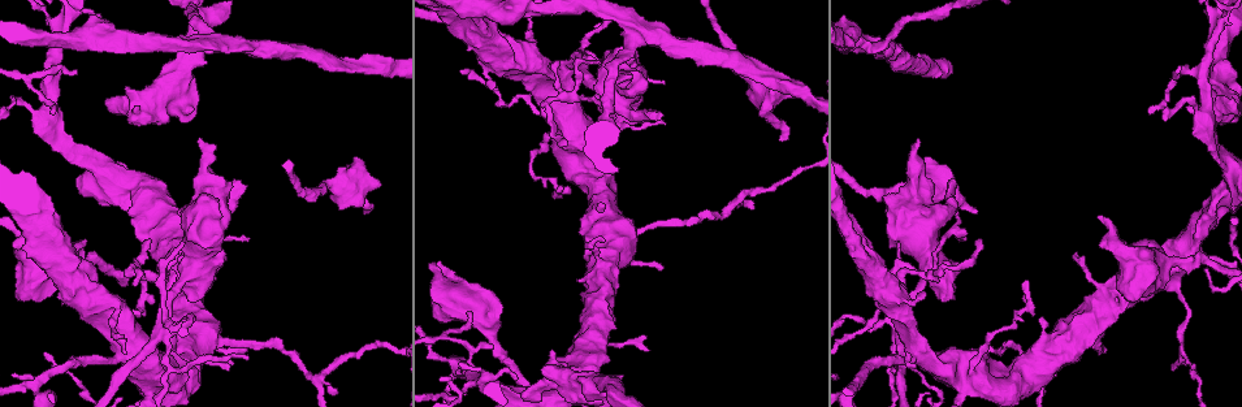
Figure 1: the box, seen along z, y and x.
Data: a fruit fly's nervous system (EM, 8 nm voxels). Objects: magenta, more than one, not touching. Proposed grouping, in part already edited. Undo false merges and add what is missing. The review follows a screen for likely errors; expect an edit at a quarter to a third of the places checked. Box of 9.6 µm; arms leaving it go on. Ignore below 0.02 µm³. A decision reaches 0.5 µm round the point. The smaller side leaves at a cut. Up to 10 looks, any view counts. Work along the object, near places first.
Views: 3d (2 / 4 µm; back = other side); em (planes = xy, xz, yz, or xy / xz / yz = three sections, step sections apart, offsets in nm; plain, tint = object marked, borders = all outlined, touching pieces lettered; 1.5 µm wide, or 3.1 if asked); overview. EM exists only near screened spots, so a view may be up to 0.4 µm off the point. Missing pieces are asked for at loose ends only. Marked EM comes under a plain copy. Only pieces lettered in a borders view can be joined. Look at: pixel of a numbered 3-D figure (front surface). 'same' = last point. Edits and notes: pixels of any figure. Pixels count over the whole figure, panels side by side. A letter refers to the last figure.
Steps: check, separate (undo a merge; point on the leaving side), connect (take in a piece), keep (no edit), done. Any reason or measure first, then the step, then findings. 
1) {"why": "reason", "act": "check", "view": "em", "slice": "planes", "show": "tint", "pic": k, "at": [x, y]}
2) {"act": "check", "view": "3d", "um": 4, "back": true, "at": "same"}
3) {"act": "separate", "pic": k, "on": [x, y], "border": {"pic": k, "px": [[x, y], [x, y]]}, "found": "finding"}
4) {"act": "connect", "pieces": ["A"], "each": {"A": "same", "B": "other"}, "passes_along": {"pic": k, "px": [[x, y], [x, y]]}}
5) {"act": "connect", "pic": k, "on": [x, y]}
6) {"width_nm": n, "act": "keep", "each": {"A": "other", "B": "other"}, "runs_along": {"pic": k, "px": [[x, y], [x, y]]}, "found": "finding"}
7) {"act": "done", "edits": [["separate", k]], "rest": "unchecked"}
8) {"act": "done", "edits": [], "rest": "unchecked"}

{"why": "branch stops here", "act": "check", "view": "3d", "um": 2, "pic": 1, "at": [553, 354]}

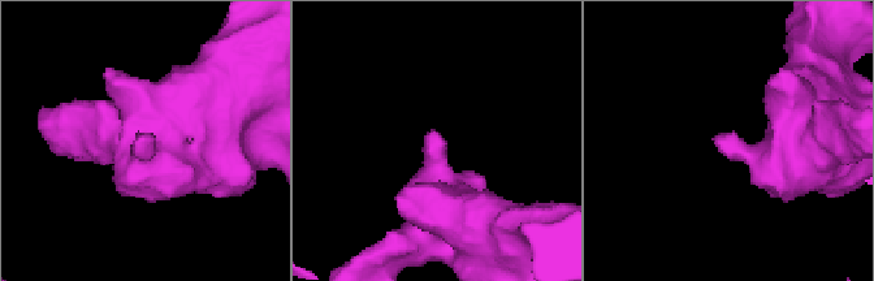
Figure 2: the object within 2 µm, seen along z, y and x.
{"act": "check", "view": "em", "slice": "planes", "show": "borders", "pic": 2, "at": [141, 136]}

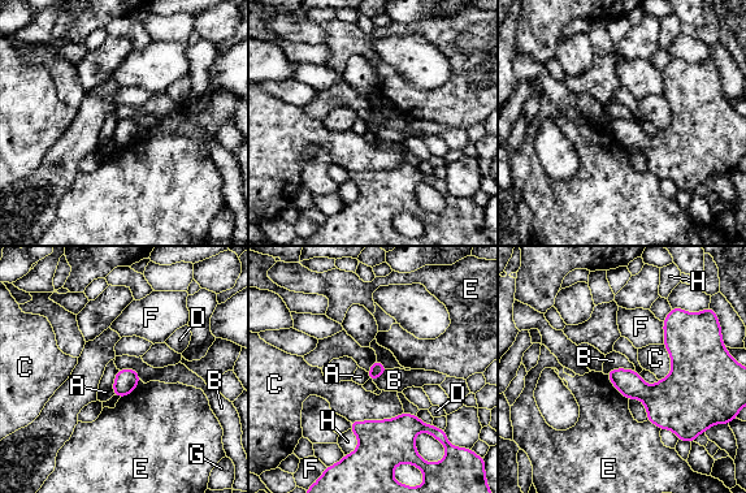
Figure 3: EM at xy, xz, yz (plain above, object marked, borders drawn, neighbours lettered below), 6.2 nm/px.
{"longest_contact_nm": ["C", 340], "act": "keep", "each": {"A": "other", "B": "other", "C": "other", "D": "other", "E": "other", "F": "other", "G": "other", "H": "other"}, "border": {"pic": 3, "px": [[634, 370], [612, 368], [604, 373]]}, "found": "no lettered piece goes on from it"}

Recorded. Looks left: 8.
{"why": "branch stops here", "act": "check", "view": "em", "slice": "planes", "show": "borders", "pic": 1, "at": [1098, 215]}

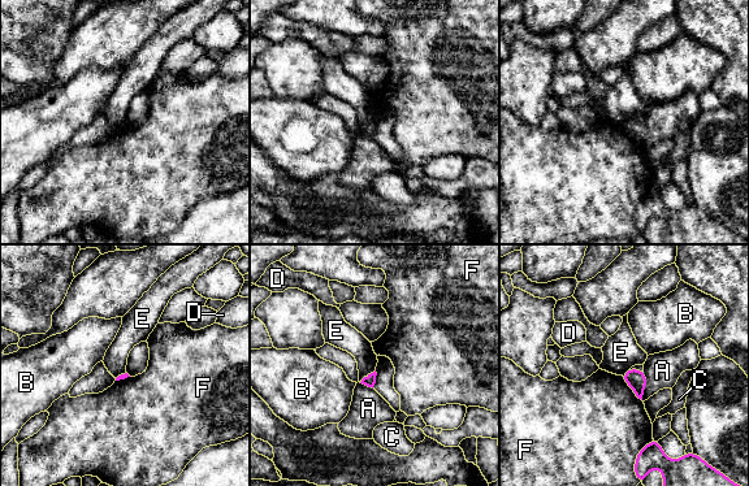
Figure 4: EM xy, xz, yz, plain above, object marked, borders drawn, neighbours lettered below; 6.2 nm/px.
{"act": "keep", "each": {"A": "other", "B": "other", "C": "other", "D": "other", "E": "other", "F": "other"}, "border": {"pic": 4, "px": [[375, 369], [360, 382]]}, "found": "no lettered piece goes on from it"}

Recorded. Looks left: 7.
{"why": "free end", "act": "check", "view": "em", "slice": "yz", "step": 8, "show": "borders", "pic": 1, "at": [926, 293]}

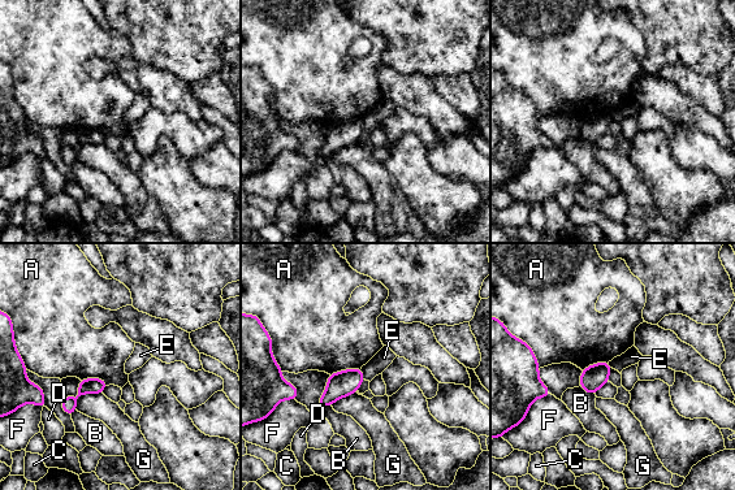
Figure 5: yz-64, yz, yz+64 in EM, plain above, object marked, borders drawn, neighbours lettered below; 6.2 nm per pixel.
{"act": "check", "view": "em", "slice": "planes", "show": "borders", "at": "same"}

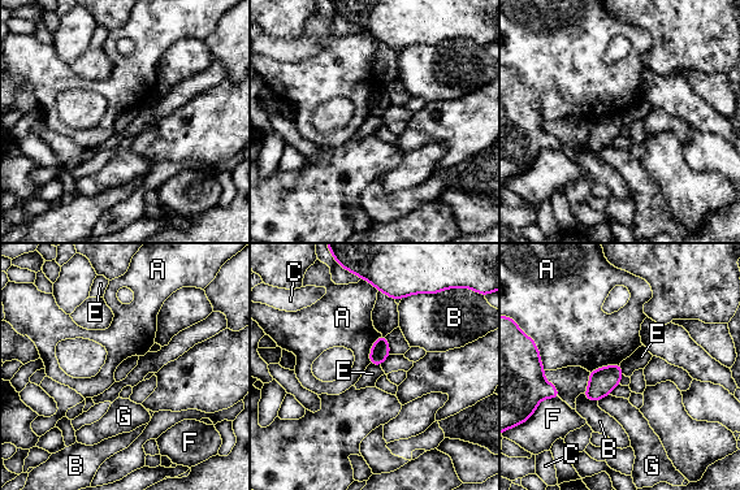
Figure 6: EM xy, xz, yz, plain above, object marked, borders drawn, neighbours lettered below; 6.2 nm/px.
{"act": "keep", "each": {"A": "other", "B": "other", "C": "other", "E": "other", "F": "other", "G": "other"}, "border": {"pic": 6, "px": [[370, 363], [380, 365]]}, "found": "no lettered piece goes on from it"}

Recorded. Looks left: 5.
{"why": "branch stops here", "act": "check", "view": "em", "slice": "xy", "step": 4, "show": "borders", "pic": 1, "at": [974, 210]}

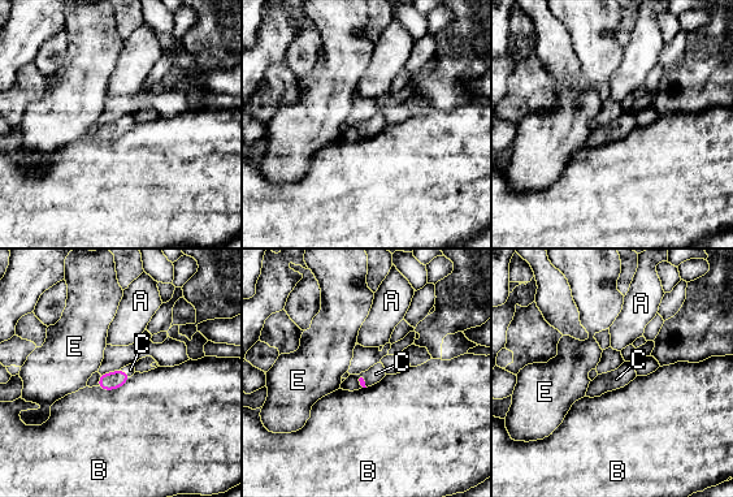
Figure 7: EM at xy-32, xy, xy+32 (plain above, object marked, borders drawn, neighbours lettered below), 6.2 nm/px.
{"longest_contact_nm": ["B", 220], "act": "connect", "pieces": ["C"], "each": {"A": "other", "B": "other", "C": "same", "E": "other"}, "found": "the neuron continues"}

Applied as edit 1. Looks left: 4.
{"act": "done", "edits": [["connect", 7]], "rest": "unchecked"}

